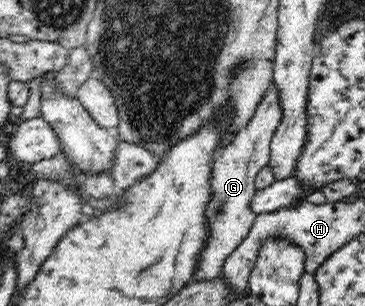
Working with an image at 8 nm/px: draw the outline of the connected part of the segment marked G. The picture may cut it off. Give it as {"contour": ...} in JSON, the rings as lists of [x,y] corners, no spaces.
{"contour":[[[273,83],[268,87],[263,99],[255,108],[255,115],[251,121],[237,129],[232,141],[223,146],[217,159],[213,162],[212,171],[212,200],[206,209],[206,218],[210,223],[210,236],[208,237],[204,252],[201,254],[194,280],[215,279],[222,273],[222,267],[228,255],[247,237],[247,231],[257,215],[251,209],[256,187],[255,178],[259,170],[266,167],[270,161],[270,141],[275,129],[281,121],[281,106],[277,88]]]}

